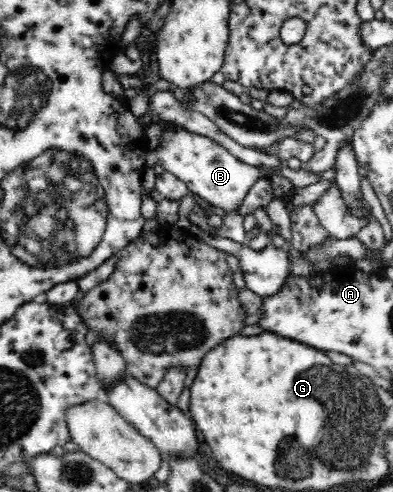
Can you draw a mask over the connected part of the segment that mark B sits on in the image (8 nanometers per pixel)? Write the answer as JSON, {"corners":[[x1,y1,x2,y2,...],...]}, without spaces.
{"corners":[[162,120,158,122,162,129,162,140,158,148,157,157,164,170,177,176,187,185,188,191,197,201,207,208,222,210,230,216,240,210,250,189,254,186,258,178,271,179,274,176,283,176,294,183,294,187,306,187,316,184,318,174,304,173,302,169,292,170,287,163,282,163,279,167,268,167,268,165,250,165,238,160,232,153,223,146,216,144,208,137,194,135,189,131,164,131]]}

